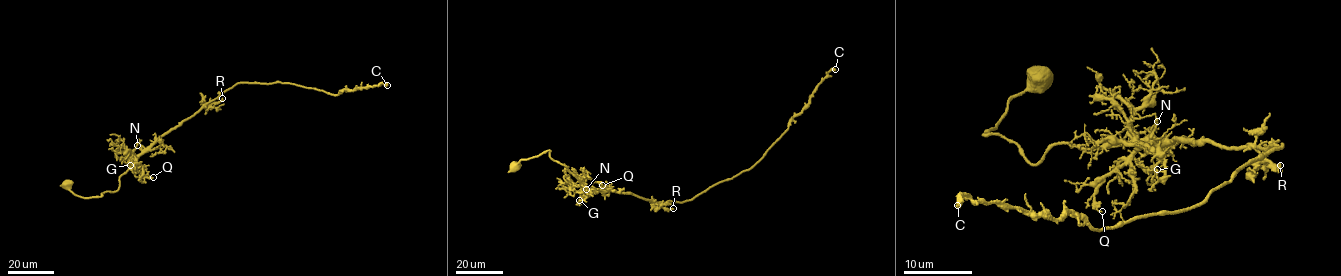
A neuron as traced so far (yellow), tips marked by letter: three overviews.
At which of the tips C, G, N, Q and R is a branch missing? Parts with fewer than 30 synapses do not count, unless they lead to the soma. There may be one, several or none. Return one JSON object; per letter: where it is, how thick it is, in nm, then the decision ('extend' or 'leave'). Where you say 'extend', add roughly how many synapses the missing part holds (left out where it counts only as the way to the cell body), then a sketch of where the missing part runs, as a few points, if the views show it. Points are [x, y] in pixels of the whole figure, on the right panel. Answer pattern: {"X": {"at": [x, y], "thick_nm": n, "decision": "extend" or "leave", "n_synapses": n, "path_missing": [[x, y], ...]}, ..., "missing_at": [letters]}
{"C": {"at": [957, 205], "thick_nm": 500, "decision": "leave"}, "G": {"at": [1157, 169], "thick_nm": 170, "decision": "leave"}, "N": {"at": [1157, 121], "thick_nm": 150, "decision": "leave"}, "Q": {"at": [1102, 211], "thick_nm": 90, "decision": "leave"}, "R": {"at": [1280, 165], "thick_nm": 120, "decision": "leave"}, "missing_at": []}

